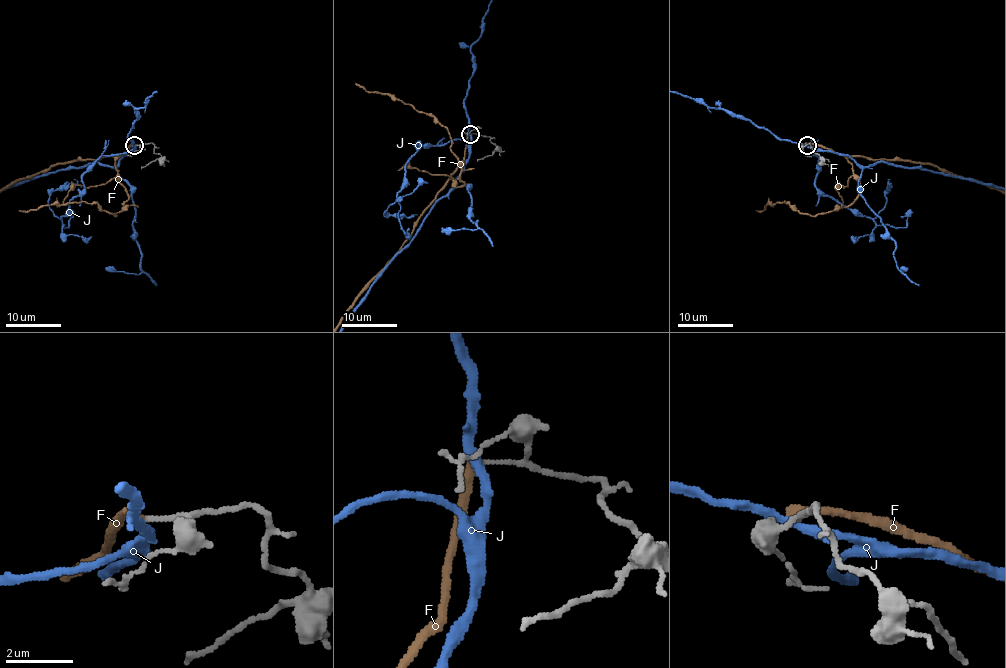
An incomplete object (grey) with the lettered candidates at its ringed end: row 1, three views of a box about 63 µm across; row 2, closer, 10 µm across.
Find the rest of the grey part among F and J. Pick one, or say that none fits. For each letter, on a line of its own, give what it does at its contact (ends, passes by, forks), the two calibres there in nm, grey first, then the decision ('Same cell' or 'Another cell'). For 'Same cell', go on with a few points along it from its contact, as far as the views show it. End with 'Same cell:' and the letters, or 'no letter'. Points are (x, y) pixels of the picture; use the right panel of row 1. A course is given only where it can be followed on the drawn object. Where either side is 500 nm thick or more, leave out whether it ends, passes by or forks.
F: It ends there. Thickness 120 nm (grey) against 320 nm. Same cell
J: It forks there. Thickness 120 nm (grey) against 220 nm. Another cell
Same cell: F

